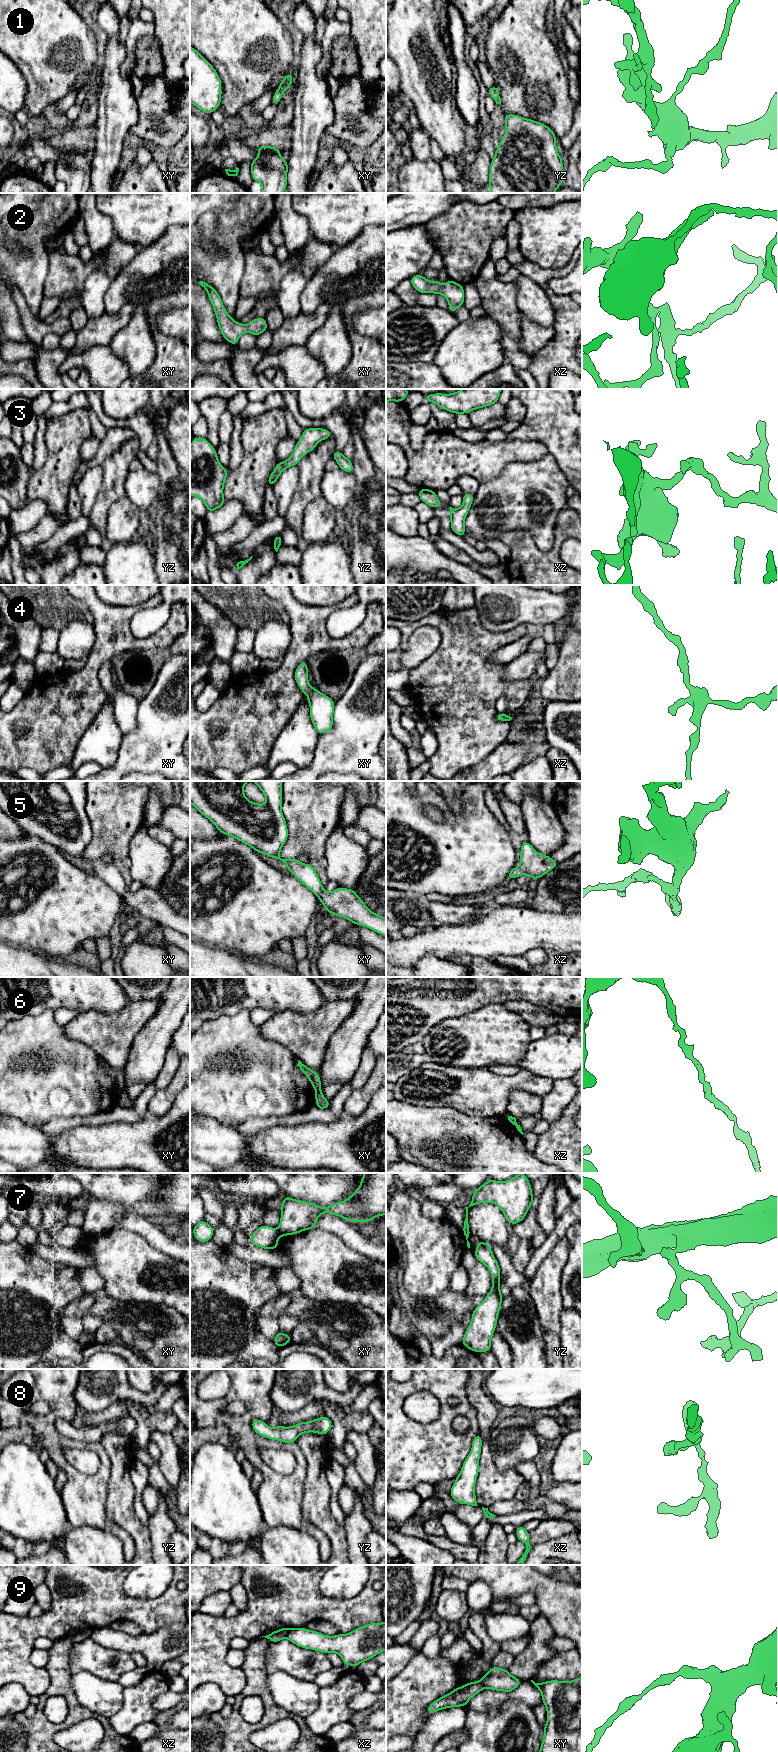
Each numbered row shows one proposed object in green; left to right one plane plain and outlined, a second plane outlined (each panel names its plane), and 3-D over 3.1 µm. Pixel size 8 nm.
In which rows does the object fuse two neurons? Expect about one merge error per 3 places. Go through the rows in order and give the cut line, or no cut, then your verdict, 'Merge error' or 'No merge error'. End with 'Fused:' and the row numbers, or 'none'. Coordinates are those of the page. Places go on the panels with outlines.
1: No split. No merge error
2: No split. No merge error
3: No split. No merge error
4: No split. No merge error
5: No split. No merge error
6: Split along xy (320, 1089), (316, 1093). Merge error
7: Split along xy (277, 1229), (281, 1235). Merge error
8: No split. No merge error
9: Split along xz (289, 1629), (285, 1637). Merge error
Fused: 6, 7, 9

